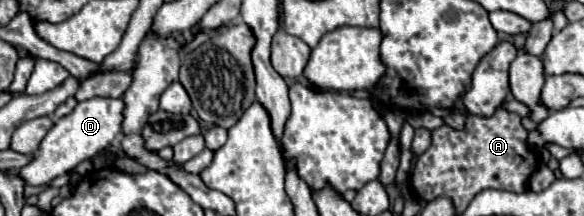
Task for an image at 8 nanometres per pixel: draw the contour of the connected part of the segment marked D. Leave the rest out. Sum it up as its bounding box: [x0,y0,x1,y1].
[19,99,123,185]

